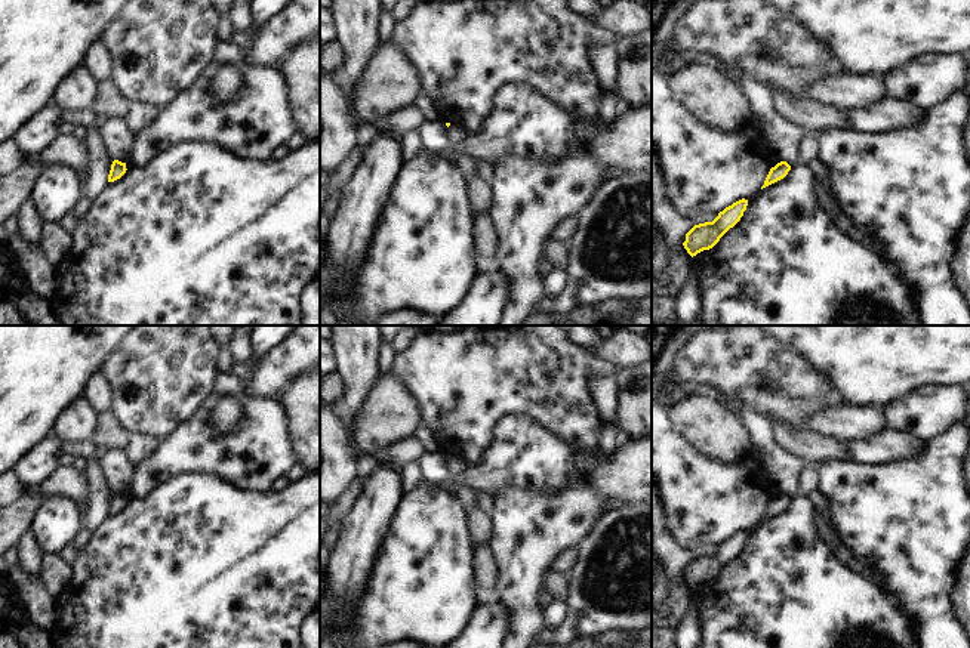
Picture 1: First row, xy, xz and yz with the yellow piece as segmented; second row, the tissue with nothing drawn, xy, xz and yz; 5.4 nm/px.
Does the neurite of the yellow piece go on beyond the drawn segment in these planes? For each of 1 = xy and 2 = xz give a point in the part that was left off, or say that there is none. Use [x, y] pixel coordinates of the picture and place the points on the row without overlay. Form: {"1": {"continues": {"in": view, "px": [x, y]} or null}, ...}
{"1": {"continues": null}, "2": {"continues": null}}

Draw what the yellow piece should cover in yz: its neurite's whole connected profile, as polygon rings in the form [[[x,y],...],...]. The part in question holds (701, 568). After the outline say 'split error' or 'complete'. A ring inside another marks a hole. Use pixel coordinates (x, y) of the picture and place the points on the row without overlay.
[[[742,530],[720,543],[712,553],[695,556],[686,565],[686,573],[683,574],[687,584],[693,589],[703,581],[712,580],[740,552],[746,537],[748,531]]]; complete

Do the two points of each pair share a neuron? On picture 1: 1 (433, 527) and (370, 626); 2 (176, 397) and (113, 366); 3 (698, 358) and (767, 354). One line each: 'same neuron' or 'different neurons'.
1: same neuron
2: same neuron
3: same neuron

